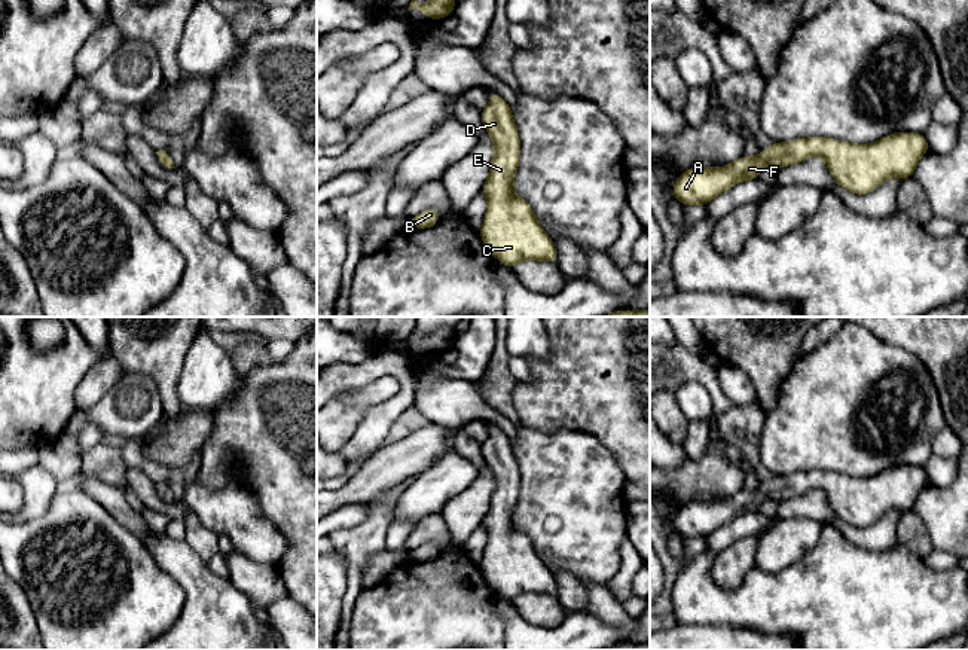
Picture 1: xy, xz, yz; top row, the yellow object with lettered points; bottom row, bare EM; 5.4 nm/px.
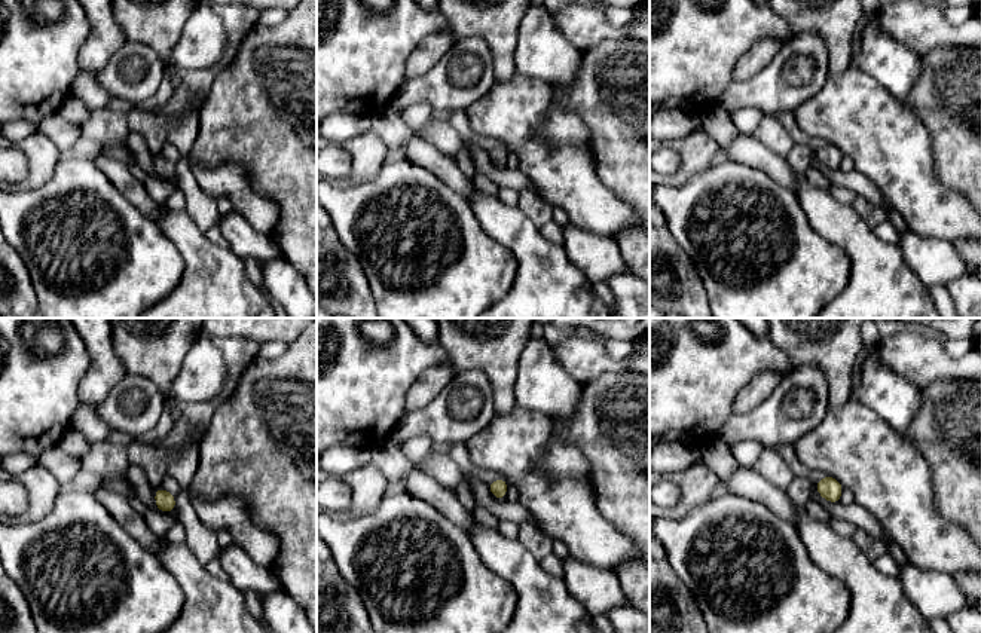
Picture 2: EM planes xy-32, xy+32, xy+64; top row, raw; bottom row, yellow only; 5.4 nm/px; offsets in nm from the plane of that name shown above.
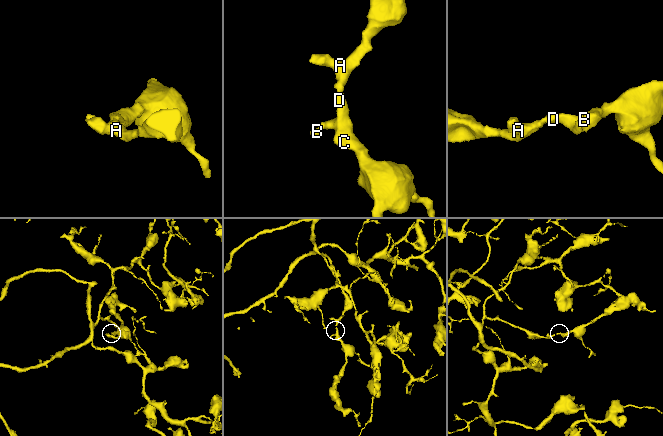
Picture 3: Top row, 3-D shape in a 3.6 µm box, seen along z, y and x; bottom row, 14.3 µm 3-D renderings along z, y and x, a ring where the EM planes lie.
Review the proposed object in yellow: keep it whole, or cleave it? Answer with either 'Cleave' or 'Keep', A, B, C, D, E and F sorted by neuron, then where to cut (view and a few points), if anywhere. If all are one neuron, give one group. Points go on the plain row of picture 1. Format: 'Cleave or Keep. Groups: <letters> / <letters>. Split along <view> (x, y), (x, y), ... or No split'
Keep. Groups: A B C D E F. No split

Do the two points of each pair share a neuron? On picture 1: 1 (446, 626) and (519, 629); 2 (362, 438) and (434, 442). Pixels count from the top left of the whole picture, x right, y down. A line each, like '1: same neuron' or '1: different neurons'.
1: different neurons
2: different neurons

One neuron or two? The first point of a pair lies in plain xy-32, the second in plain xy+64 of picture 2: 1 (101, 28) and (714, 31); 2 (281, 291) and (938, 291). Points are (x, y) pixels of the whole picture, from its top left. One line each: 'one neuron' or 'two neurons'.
1: two neurons
2: two neurons

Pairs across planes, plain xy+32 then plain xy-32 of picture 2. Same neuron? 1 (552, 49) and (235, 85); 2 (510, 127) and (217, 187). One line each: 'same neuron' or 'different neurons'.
1: different neurons
2: same neuron

